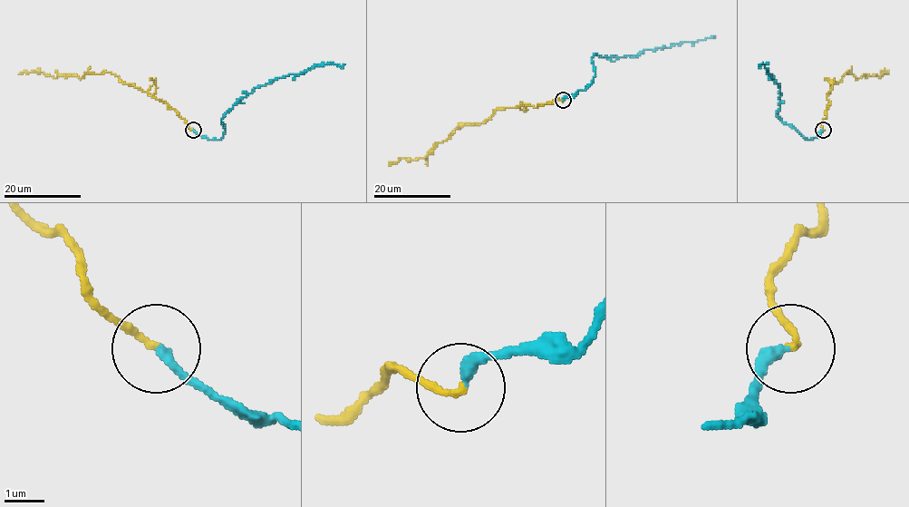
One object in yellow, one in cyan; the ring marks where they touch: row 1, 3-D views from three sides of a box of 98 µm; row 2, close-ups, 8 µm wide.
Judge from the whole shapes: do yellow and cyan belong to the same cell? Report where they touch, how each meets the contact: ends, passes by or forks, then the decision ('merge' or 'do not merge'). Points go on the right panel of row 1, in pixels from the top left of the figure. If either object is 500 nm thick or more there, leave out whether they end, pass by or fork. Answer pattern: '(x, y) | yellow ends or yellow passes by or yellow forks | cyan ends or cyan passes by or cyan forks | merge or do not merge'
(823, 130) | yellow ends | cyan ends | merge

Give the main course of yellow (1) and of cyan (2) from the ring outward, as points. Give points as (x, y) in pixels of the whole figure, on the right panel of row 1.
1: (823, 131), (821, 121), (826, 118), (832, 84), (846, 73), (855, 77), (879, 77), (880, 72), (888, 74)
2: (823, 131), (813, 139), (806, 139), (781, 120), (777, 114), (780, 89), (765, 64), (759, 63)

